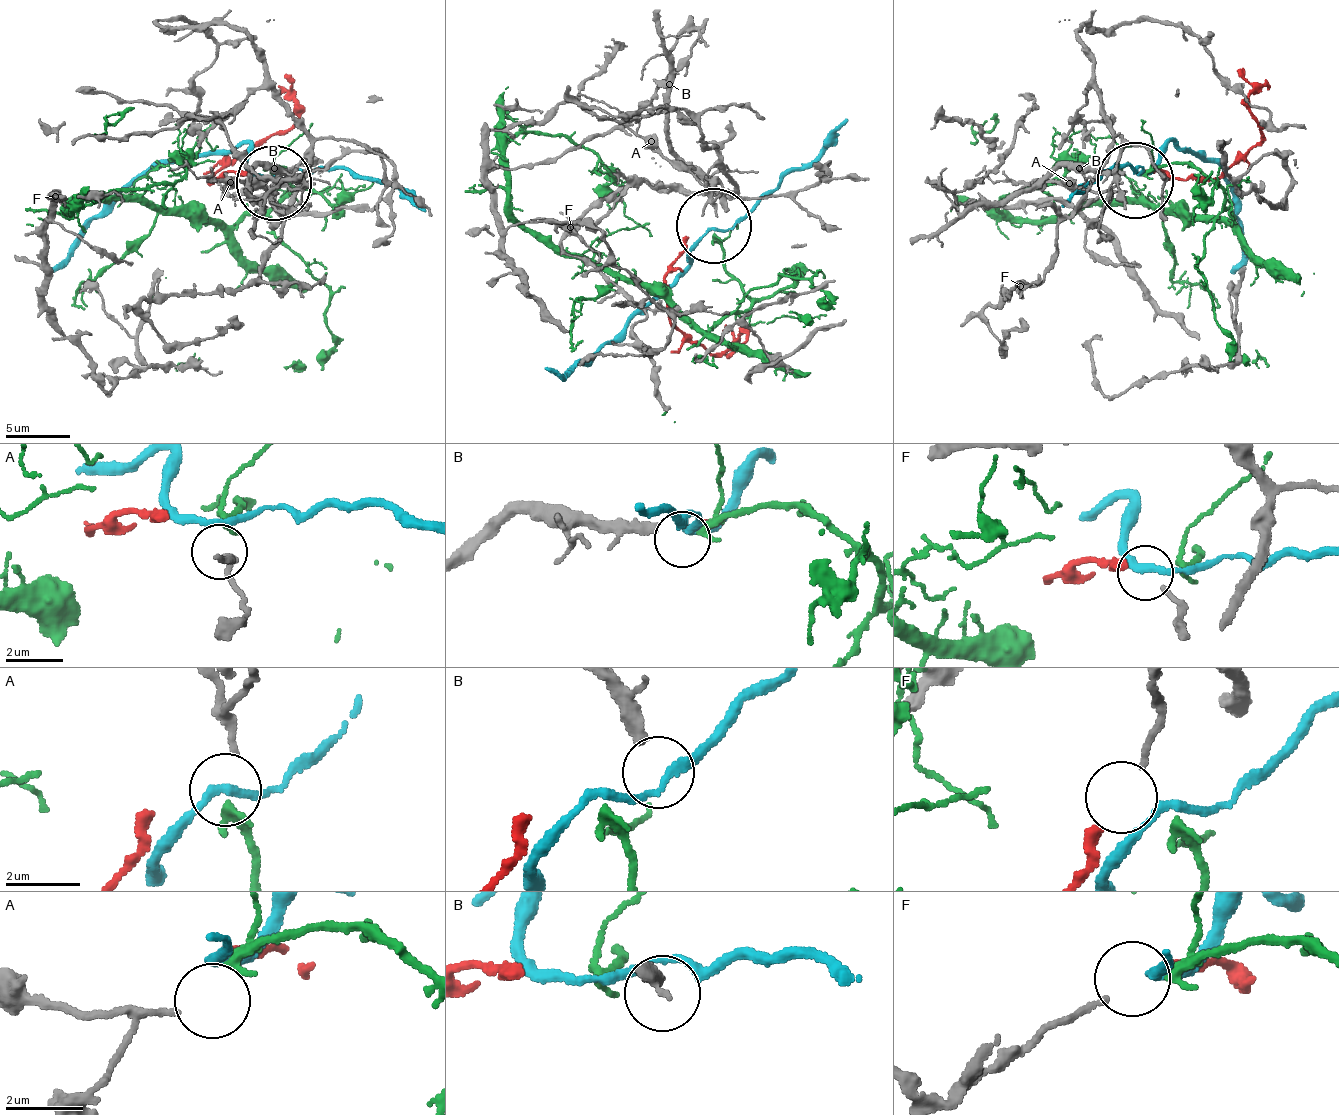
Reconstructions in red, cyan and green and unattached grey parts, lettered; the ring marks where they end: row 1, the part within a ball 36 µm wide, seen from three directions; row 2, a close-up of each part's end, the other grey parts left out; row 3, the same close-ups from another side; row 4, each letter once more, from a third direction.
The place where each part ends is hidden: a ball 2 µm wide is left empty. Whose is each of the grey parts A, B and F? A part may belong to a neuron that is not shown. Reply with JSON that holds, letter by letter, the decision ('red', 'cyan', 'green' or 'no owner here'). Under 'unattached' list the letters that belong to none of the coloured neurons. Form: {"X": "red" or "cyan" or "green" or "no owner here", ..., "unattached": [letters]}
{"A": "green", "B": "no owner here", "F": "red", "unattached": ["B"]}

